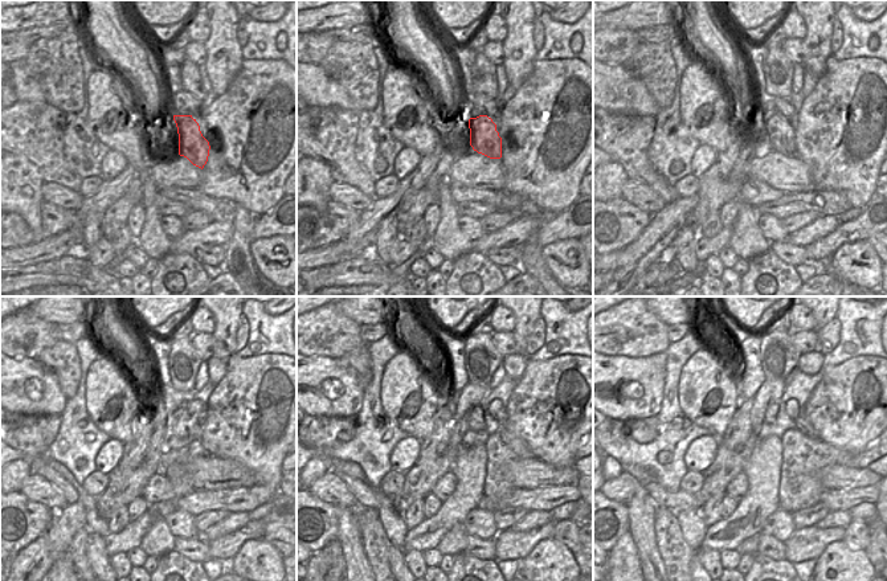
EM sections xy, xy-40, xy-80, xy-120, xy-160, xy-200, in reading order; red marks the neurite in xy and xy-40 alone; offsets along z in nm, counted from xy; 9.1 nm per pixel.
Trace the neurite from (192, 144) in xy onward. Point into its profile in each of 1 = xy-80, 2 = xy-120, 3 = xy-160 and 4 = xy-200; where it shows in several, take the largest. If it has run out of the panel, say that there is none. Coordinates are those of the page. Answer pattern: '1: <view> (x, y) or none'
1: xy-80 (779, 130)
2: xy-120 (182, 424)
3: xy-160 (475, 421)
4: xy-200 (771, 412)

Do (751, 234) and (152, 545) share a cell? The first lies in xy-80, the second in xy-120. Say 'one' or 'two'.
one

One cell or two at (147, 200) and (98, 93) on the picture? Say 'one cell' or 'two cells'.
one cell

